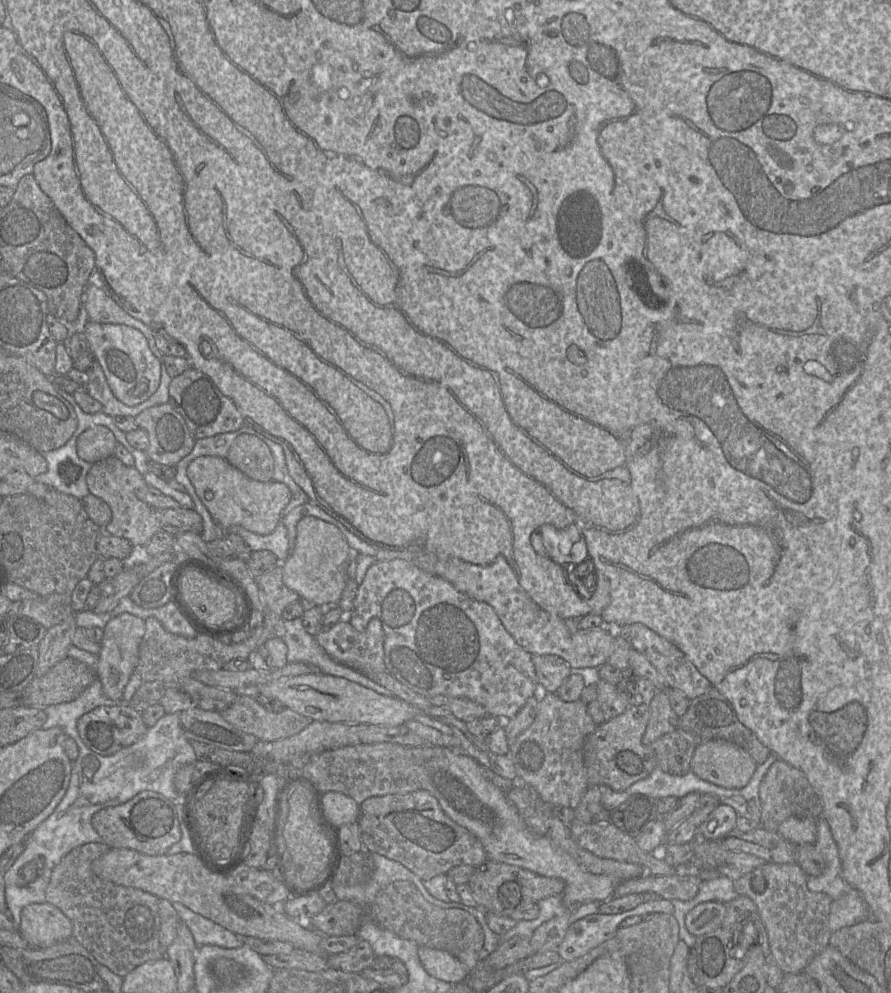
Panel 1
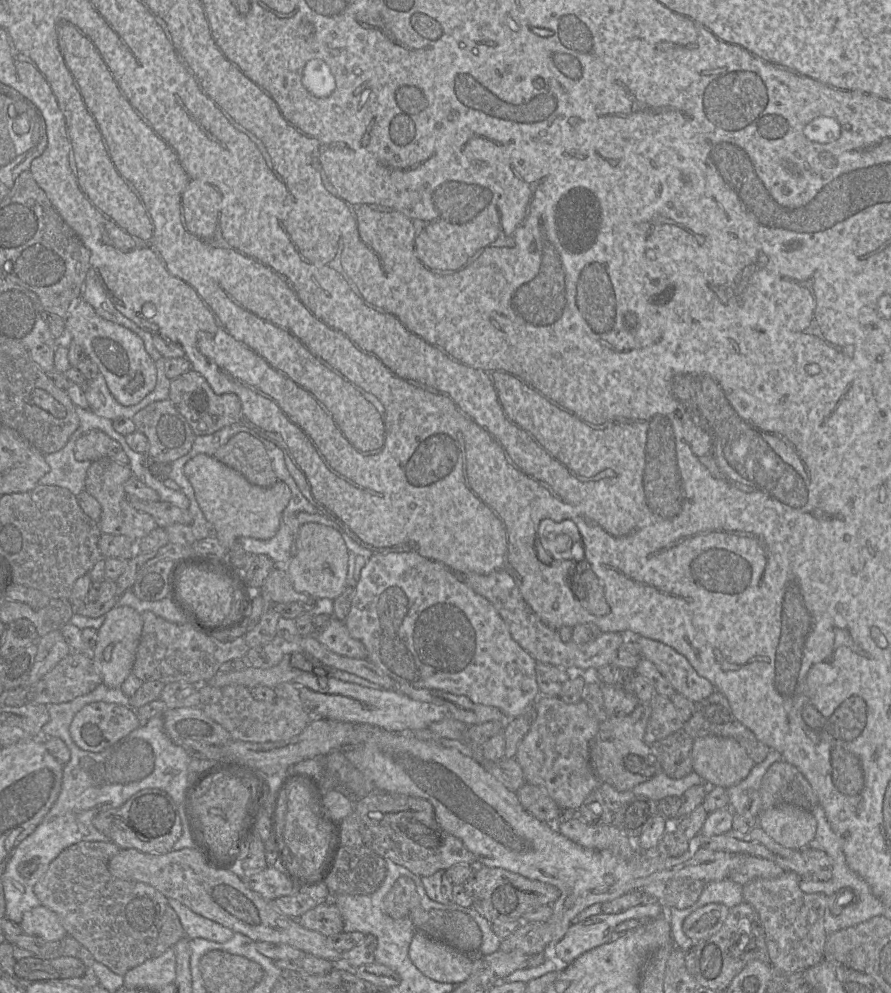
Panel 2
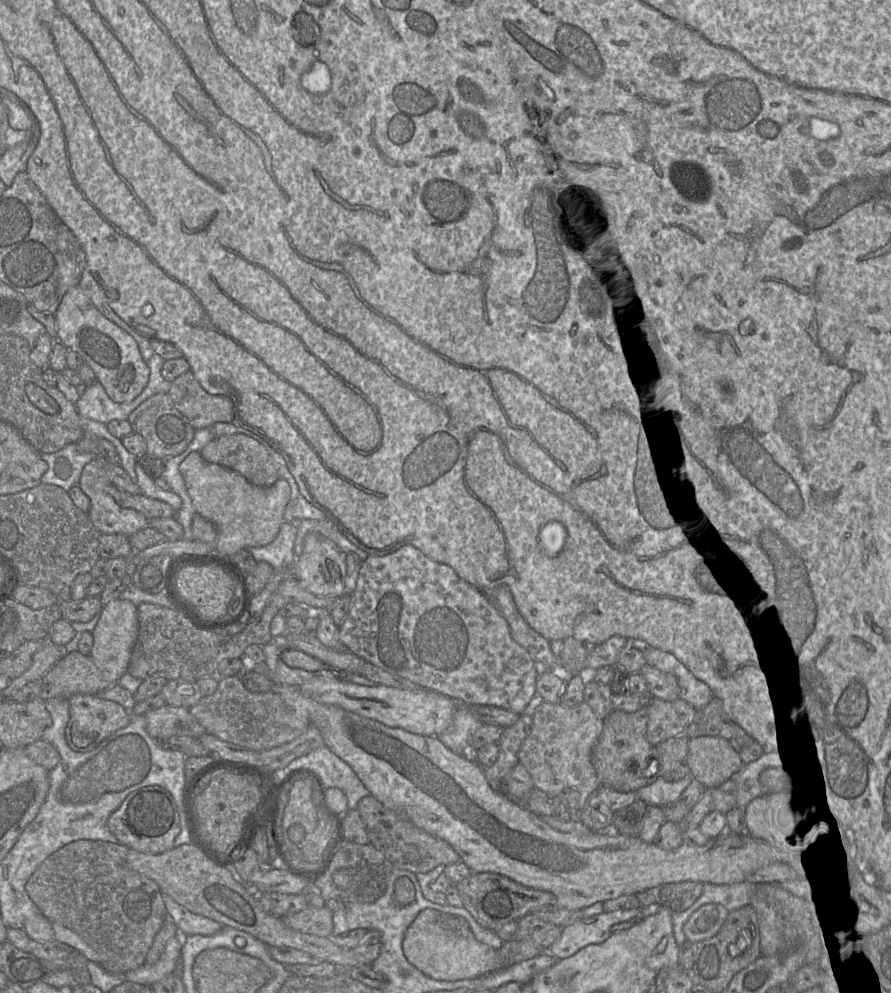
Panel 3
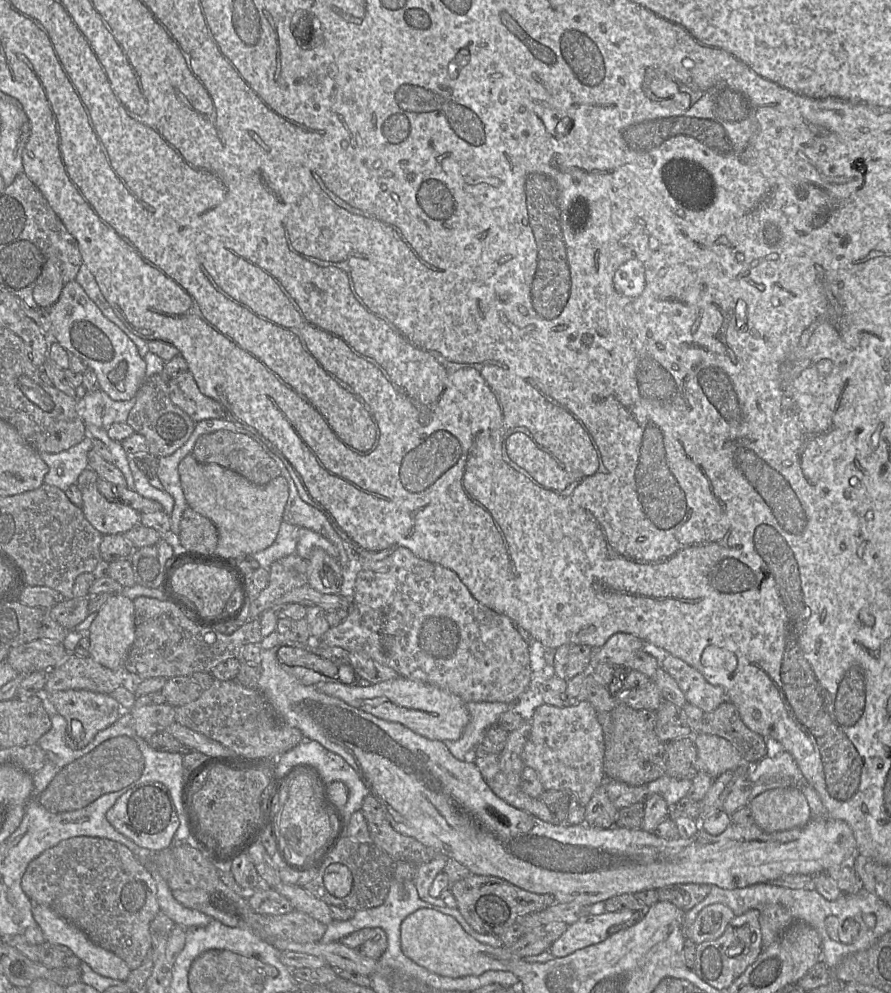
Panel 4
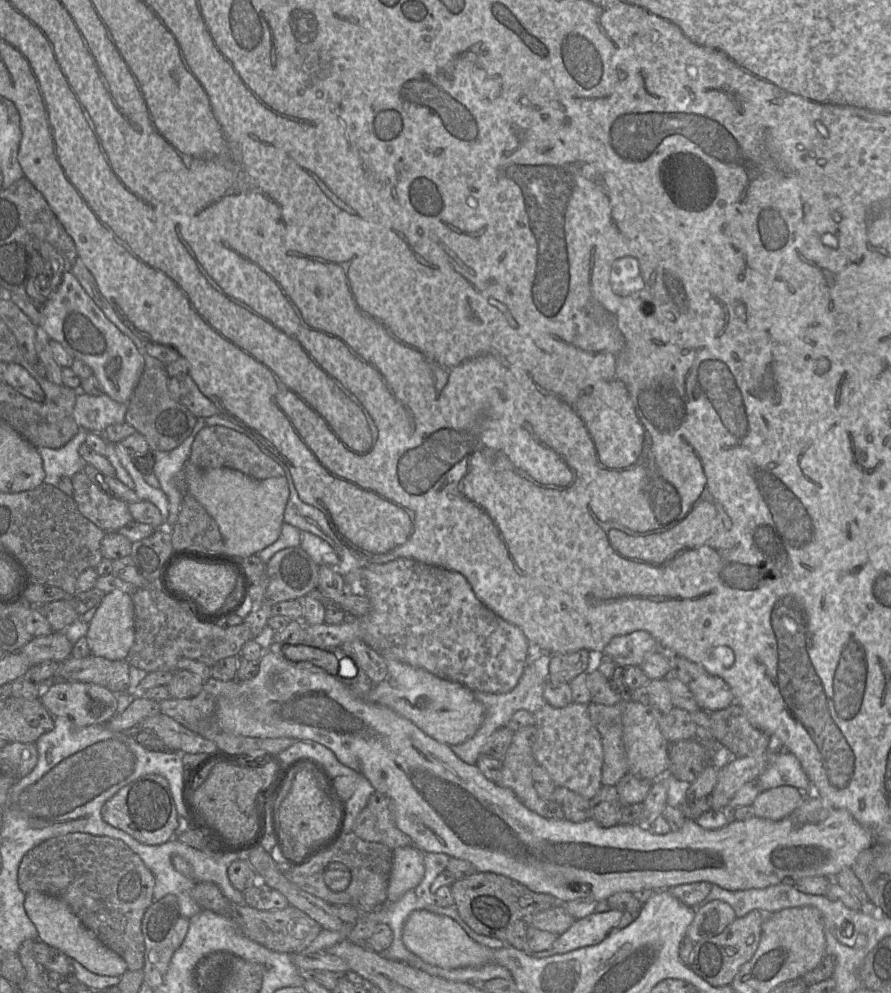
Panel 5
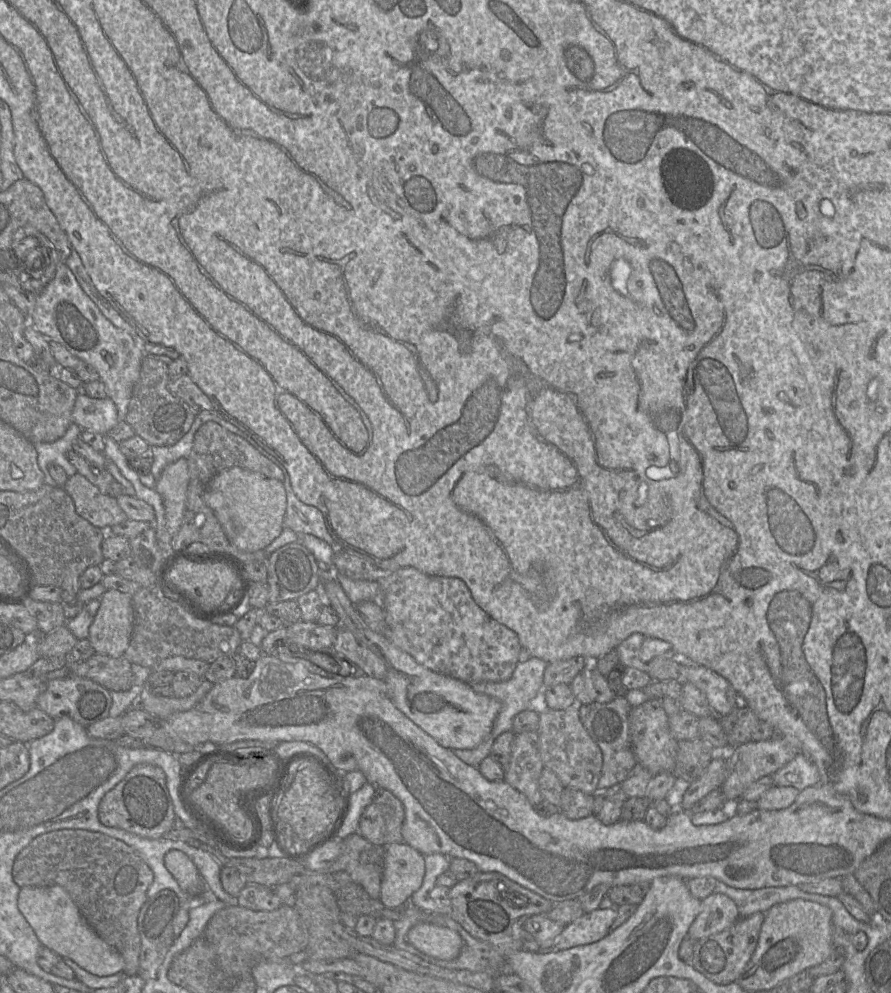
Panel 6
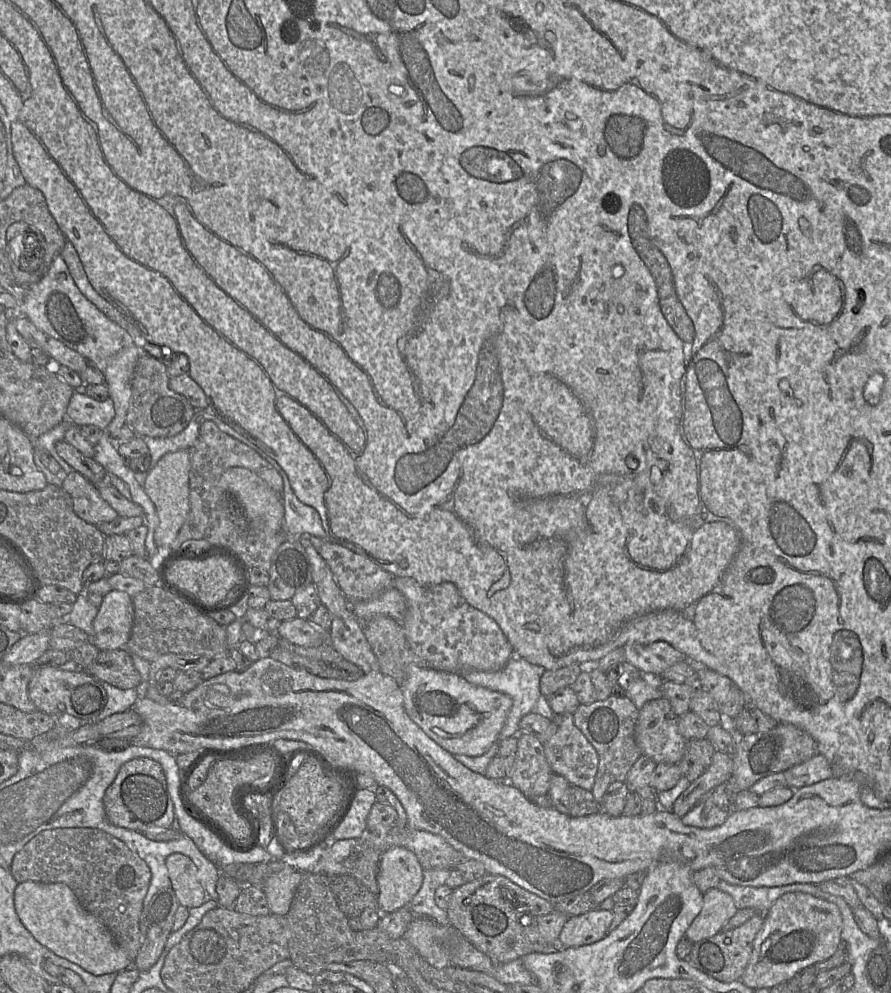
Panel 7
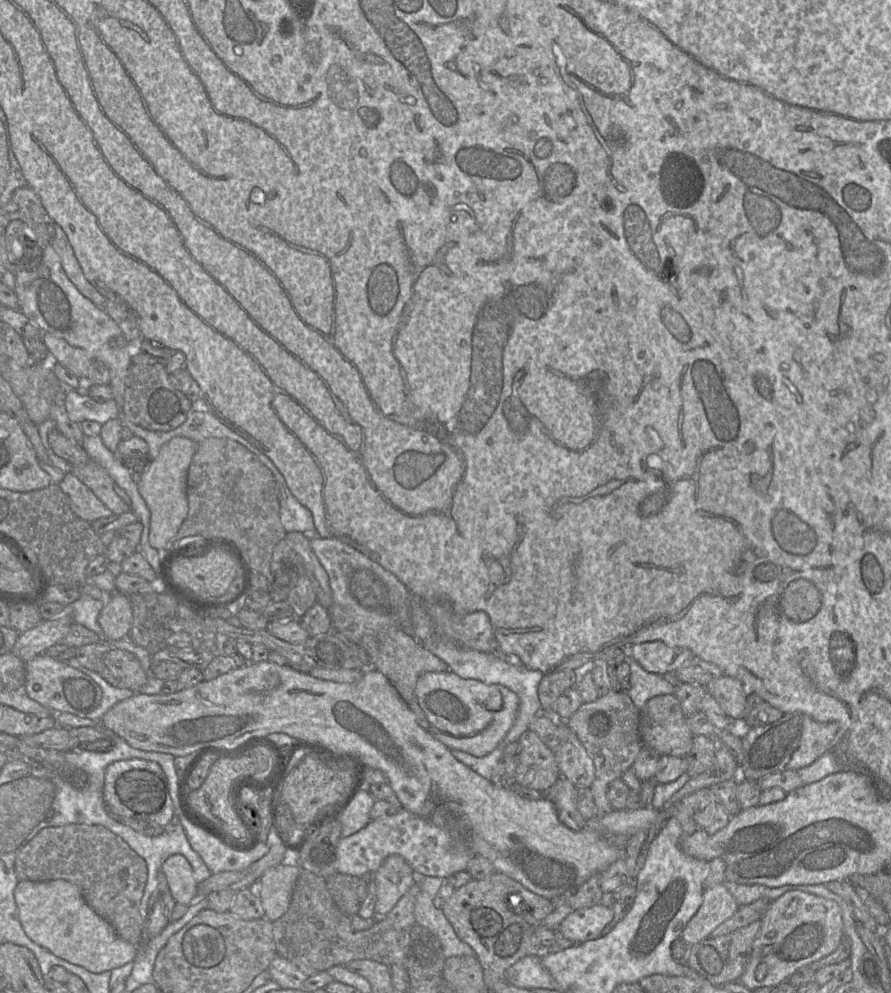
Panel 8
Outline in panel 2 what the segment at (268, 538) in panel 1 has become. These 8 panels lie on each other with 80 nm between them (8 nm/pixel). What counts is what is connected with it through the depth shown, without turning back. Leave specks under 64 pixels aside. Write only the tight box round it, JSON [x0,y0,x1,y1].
[238,521,292,569]

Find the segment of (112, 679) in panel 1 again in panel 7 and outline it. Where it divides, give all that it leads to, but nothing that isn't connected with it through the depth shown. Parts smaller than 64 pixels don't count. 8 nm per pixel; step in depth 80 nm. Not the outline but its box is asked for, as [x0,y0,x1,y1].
[92,589,134,651]

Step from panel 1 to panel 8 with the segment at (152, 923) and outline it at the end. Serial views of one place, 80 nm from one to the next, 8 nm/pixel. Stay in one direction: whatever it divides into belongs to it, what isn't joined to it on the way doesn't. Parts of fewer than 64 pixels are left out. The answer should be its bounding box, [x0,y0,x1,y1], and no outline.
[15,824,147,947]

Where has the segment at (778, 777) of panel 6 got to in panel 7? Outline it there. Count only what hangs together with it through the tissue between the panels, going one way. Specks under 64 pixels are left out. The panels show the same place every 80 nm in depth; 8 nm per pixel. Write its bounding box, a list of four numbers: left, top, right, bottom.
[783,754,833,789]

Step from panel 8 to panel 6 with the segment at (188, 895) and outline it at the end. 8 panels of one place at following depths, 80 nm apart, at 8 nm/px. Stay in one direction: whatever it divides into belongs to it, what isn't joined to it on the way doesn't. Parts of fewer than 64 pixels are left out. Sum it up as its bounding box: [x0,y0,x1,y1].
[164,850,214,898]

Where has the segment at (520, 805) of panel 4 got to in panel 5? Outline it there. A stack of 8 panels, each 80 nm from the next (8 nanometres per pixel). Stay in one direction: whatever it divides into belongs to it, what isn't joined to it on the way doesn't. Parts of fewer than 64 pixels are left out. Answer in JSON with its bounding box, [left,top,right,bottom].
[495,725,548,818]

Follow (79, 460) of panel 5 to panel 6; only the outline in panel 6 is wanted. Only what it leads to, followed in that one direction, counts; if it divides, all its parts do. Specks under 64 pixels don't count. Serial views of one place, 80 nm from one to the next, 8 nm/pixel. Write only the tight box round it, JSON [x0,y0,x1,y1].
[33,423,82,486]

